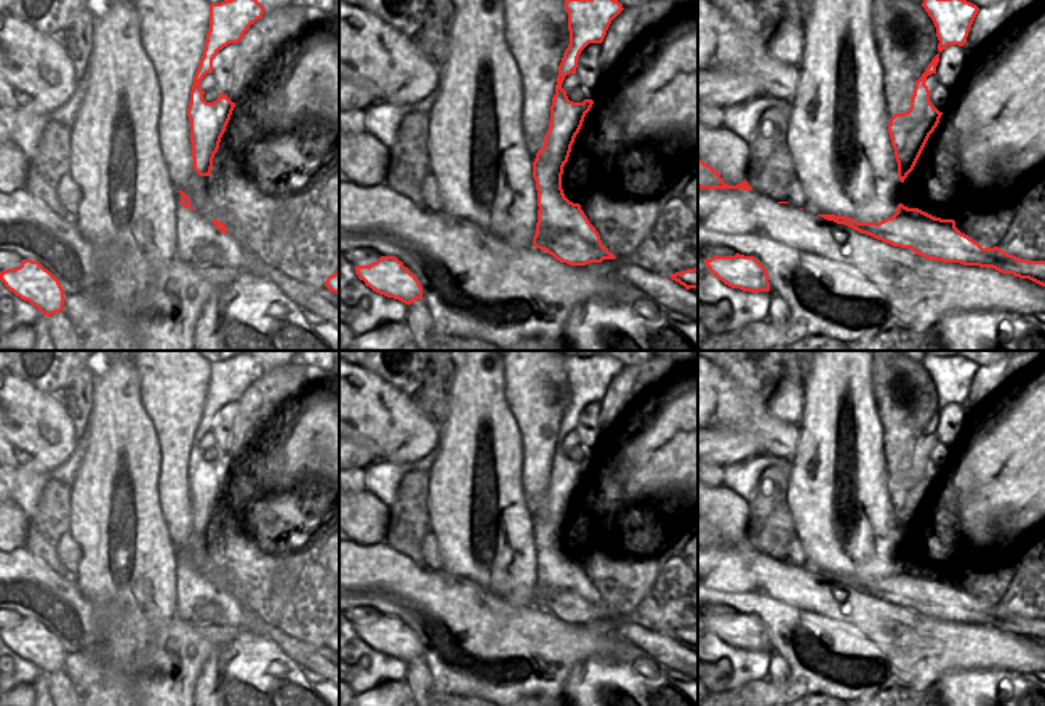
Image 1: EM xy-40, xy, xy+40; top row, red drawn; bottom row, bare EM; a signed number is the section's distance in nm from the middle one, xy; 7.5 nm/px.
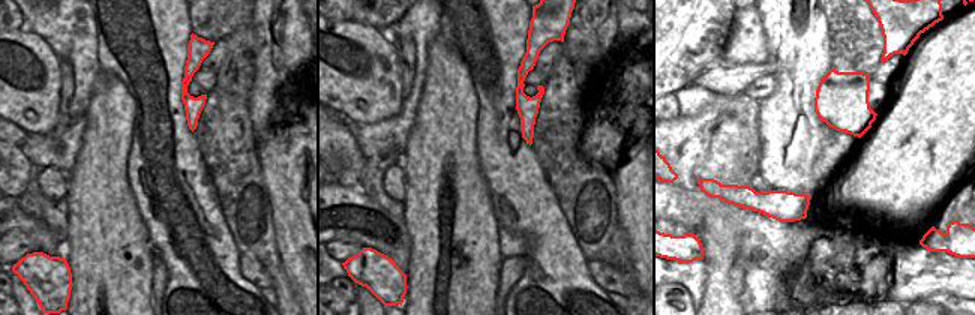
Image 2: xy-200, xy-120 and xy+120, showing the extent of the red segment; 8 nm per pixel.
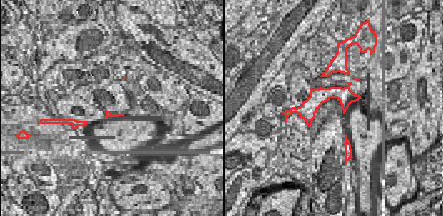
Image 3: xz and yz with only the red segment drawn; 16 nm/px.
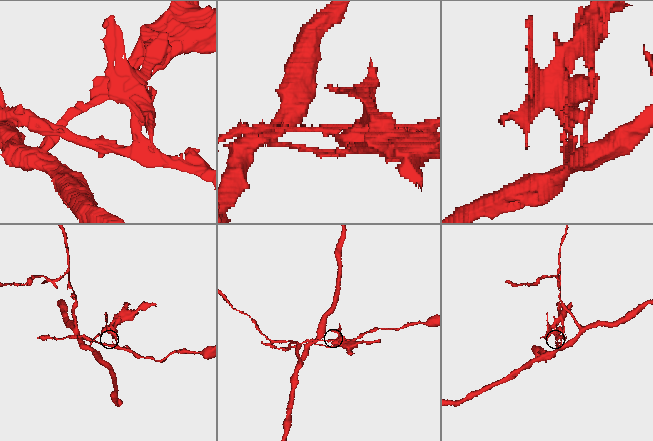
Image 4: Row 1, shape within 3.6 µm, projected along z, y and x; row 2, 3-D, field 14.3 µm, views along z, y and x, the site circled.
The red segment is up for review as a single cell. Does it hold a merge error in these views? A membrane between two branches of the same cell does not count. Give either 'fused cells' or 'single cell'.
fused cells

